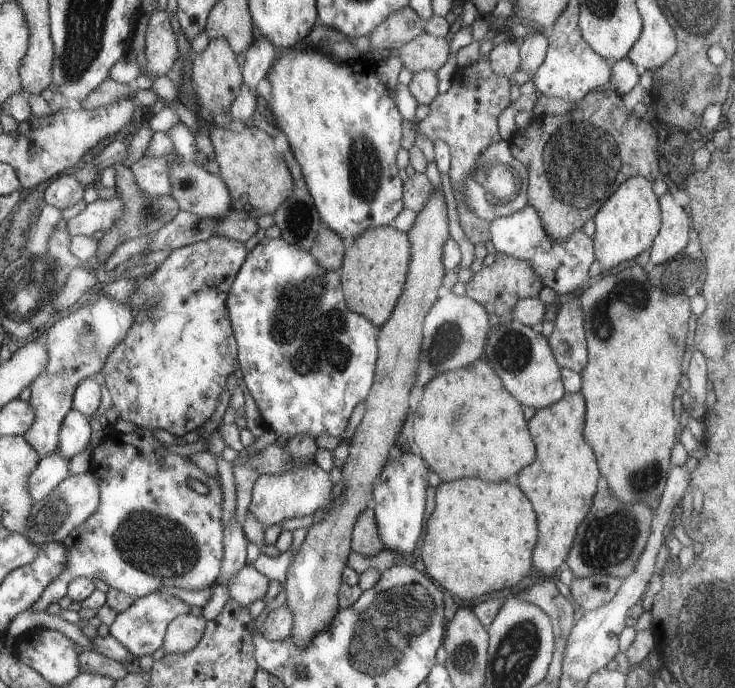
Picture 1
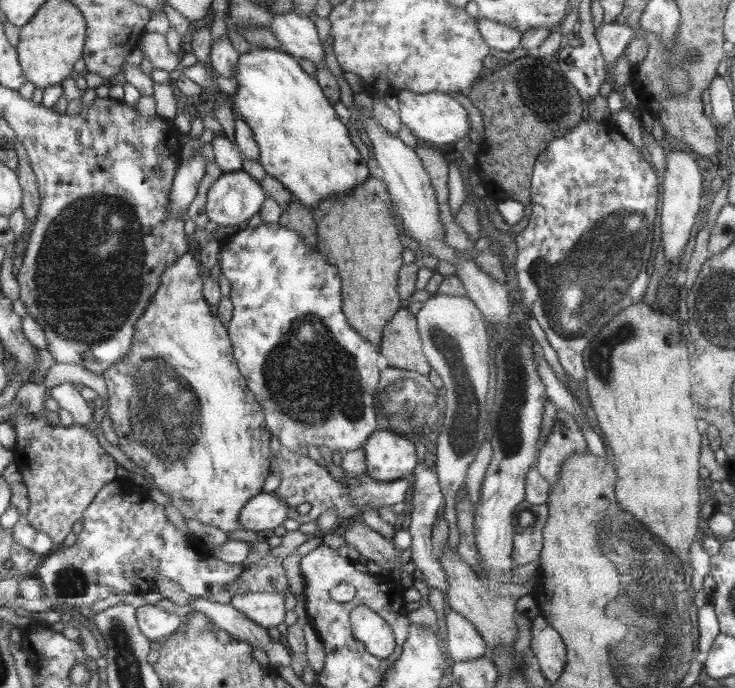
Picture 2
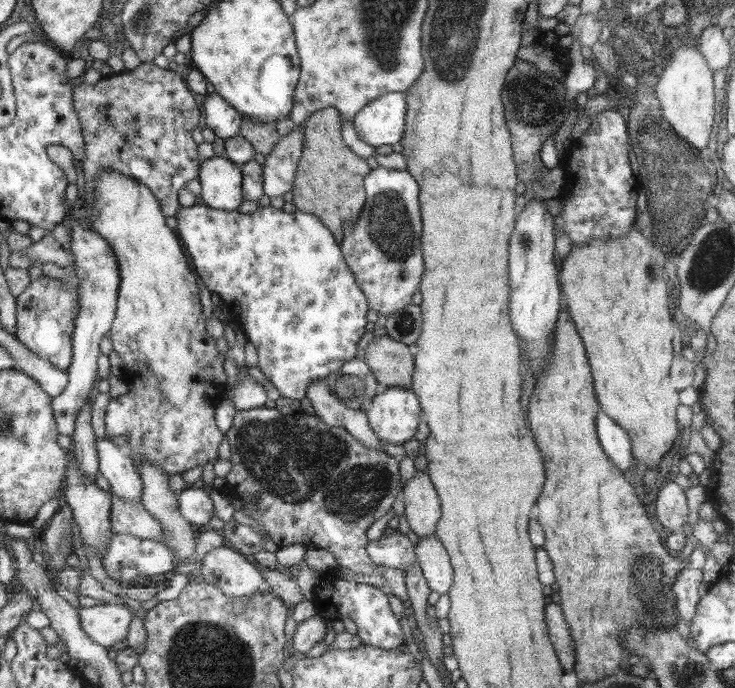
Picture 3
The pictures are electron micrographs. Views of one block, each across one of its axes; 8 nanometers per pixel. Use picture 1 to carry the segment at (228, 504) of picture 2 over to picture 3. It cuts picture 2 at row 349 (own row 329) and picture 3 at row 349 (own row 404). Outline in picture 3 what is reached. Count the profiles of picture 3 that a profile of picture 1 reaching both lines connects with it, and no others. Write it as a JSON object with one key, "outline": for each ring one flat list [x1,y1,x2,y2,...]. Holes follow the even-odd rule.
{"outline":[[104,169,97,176,97,185,95,191,95,199,88,207,90,215,87,221,88,226,97,231,100,235,108,238,112,248,115,250,115,255,120,263,120,272,122,277,119,311,112,330,112,345,125,358,127,364,127,374,121,378,130,386,129,392,122,394,117,398,110,400,105,414,105,429,106,437,114,438,114,436,128,436,130,438,127,451,130,453,130,458,136,465,142,462,154,464,158,468,162,468,166,474,176,475,186,472,199,466,205,466,208,462,216,464,218,462,218,444,224,440,222,432,216,428,214,422,214,406,218,402,222,402,226,396,226,374,222,370,222,359,220,352,216,350,216,340,209,335,207,319,202,316,202,306,200,306,200,296,198,296,198,286,196,286,196,276,190,268,188,272,188,258,186,254,182,256,182,246,178,236,166,226,166,218,161,211,161,203,157,196,152,192,148,185,142,184,139,180,134,180,126,173,117,171,116,169]]}

